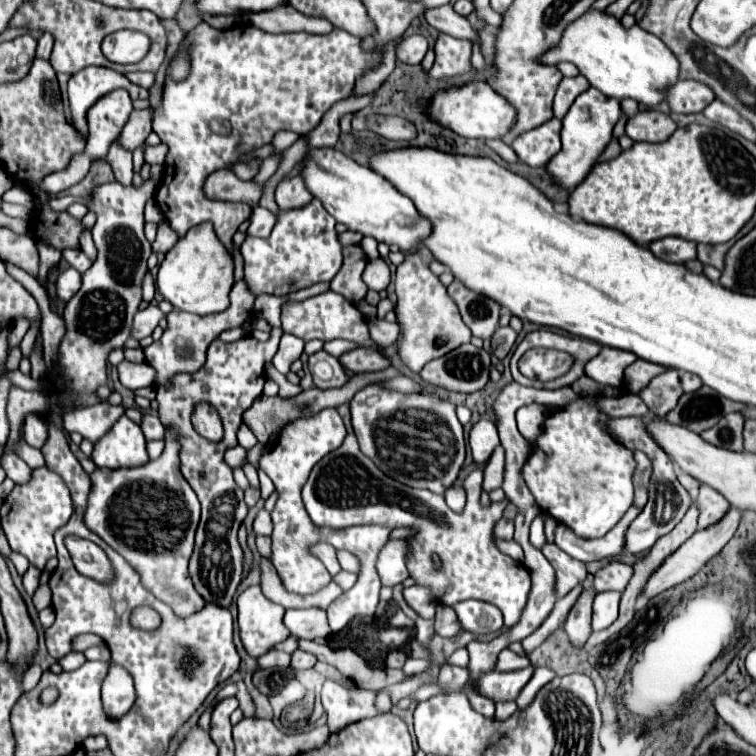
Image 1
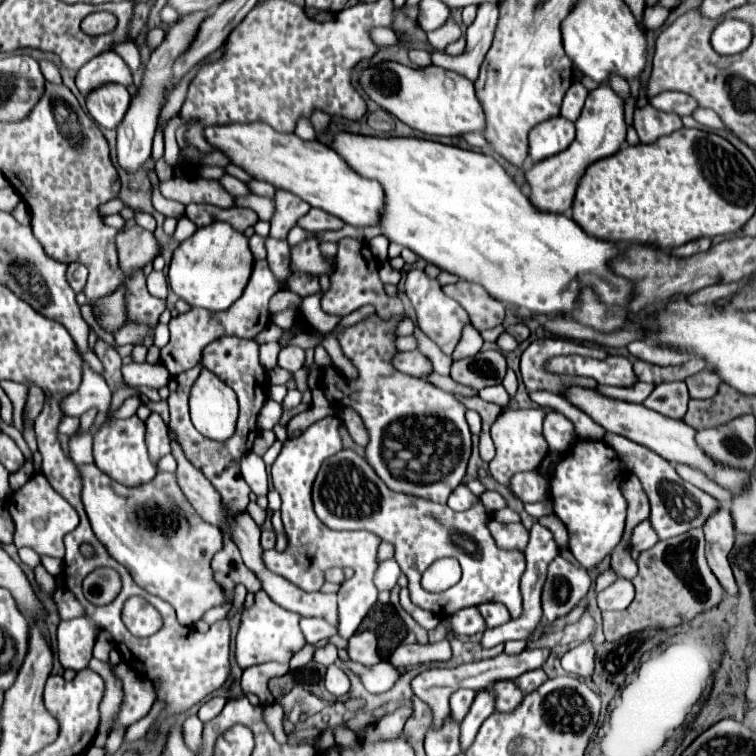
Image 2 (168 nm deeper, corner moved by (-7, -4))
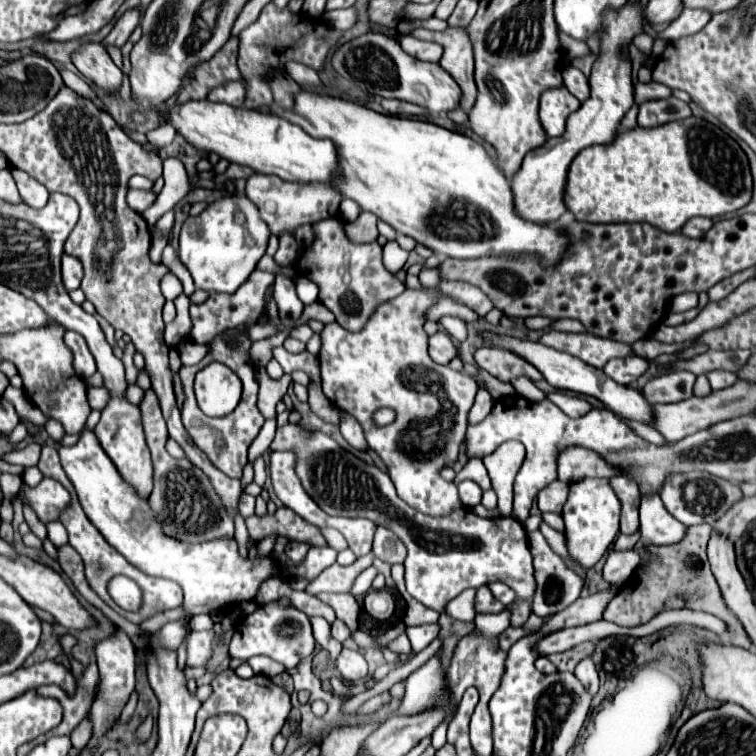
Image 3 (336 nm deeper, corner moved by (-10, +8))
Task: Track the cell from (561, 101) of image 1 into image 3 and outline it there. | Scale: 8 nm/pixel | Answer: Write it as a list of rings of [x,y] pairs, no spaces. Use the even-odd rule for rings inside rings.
[[[567,66],[563,70],[563,82],[565,82],[565,88],[579,100],[579,102],[585,102],[589,98],[589,82],[587,82],[587,76],[575,68],[575,66]]]

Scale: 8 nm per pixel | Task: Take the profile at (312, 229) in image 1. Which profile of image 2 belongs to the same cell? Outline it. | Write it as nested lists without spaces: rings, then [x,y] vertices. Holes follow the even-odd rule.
[[[312,238],[292,248],[292,270],[302,270],[318,276],[330,274],[334,270],[334,258],[324,260],[320,254],[320,242]]]

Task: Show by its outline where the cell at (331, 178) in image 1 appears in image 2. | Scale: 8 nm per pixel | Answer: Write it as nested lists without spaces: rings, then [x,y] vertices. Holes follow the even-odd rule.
[[[228,124],[204,128],[204,138],[212,148],[224,152],[234,166],[240,166],[254,180],[264,180],[274,188],[300,196],[314,208],[342,218],[352,226],[376,226],[384,204],[384,190],[376,180],[362,178],[326,144],[300,140],[296,134],[282,134],[268,124]]]

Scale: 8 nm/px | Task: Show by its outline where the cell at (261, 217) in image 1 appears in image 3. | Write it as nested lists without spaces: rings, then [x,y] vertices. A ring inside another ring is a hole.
[[[277,274],[275,276],[275,300],[277,300],[277,308],[279,308],[279,318],[289,318],[289,320],[297,320],[303,312],[303,302],[299,300],[297,292],[295,292],[295,284],[289,276],[285,274]]]

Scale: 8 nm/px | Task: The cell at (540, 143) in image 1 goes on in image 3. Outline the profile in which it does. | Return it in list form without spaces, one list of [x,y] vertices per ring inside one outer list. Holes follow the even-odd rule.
[[[565,86],[547,90],[541,96],[541,108],[539,108],[539,120],[547,138],[561,136],[565,132],[565,122],[569,114],[575,112],[579,106],[581,102],[575,100],[575,96],[571,96],[571,92],[567,92]]]

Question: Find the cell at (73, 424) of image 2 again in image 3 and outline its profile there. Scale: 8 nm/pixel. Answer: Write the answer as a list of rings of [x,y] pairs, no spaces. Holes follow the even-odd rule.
[[[51,418],[51,420],[45,424],[45,430],[49,432],[49,436],[51,436],[55,442],[59,442],[59,440],[65,436],[63,424],[61,424],[59,420],[55,420],[55,418]]]

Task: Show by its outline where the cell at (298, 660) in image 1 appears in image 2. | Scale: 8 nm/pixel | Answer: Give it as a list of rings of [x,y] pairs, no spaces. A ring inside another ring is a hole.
[[[326,644],[324,648],[316,650],[314,660],[320,662],[320,664],[324,664],[324,666],[330,666],[330,664],[334,664],[338,660],[338,648],[334,644]]]

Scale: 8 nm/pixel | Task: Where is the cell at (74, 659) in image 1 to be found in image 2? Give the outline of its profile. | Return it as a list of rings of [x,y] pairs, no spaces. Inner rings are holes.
[[[92,658],[90,668],[94,672],[98,672],[102,676],[102,680],[104,680],[104,698],[100,702],[100,724],[98,724],[94,742],[92,742],[94,746],[104,748],[106,738],[108,738],[110,730],[114,728],[114,718],[116,718],[116,714],[120,710],[124,690],[122,690],[122,680],[116,676],[112,662],[102,662],[102,660]]]

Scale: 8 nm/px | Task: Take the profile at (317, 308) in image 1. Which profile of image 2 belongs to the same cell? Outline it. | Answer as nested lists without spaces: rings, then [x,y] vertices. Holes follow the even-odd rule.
[[[280,290],[280,292],[276,292],[272,298],[270,298],[270,304],[268,304],[268,310],[270,316],[274,316],[280,310],[284,310],[284,308],[288,308],[290,304],[296,304],[296,306],[300,306],[300,296],[298,294],[294,294],[294,292],[284,292],[284,290]]]

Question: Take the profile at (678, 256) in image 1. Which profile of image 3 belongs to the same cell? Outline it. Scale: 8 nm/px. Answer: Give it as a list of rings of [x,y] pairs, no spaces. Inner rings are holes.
[[[695,218],[695,220],[689,220],[689,222],[681,228],[681,234],[685,234],[687,238],[701,238],[711,226],[713,226],[713,220]]]

